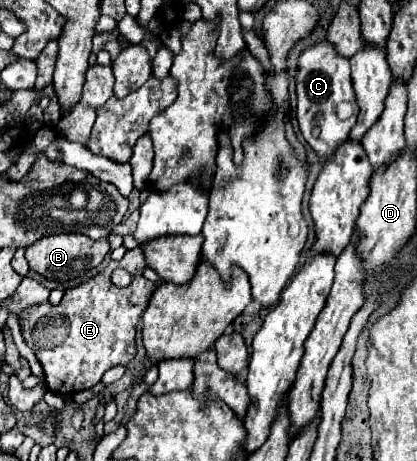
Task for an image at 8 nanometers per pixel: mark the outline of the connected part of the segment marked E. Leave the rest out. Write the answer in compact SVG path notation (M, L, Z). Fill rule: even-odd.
M140 248L126 252L126 256L116 262L110 260L96 276L82 282L80 286L68 288L58 304L38 304L20 312L20 328L24 342L34 350L42 364L44 380L50 392L60 396L72 396L80 390L92 388L102 380L102 374L112 366L128 366L136 354L136 324L148 306L154 292L154 282L142 276L146 268L144 254ZM116 268L128 270L134 280L126 288L112 284L110 276Z

